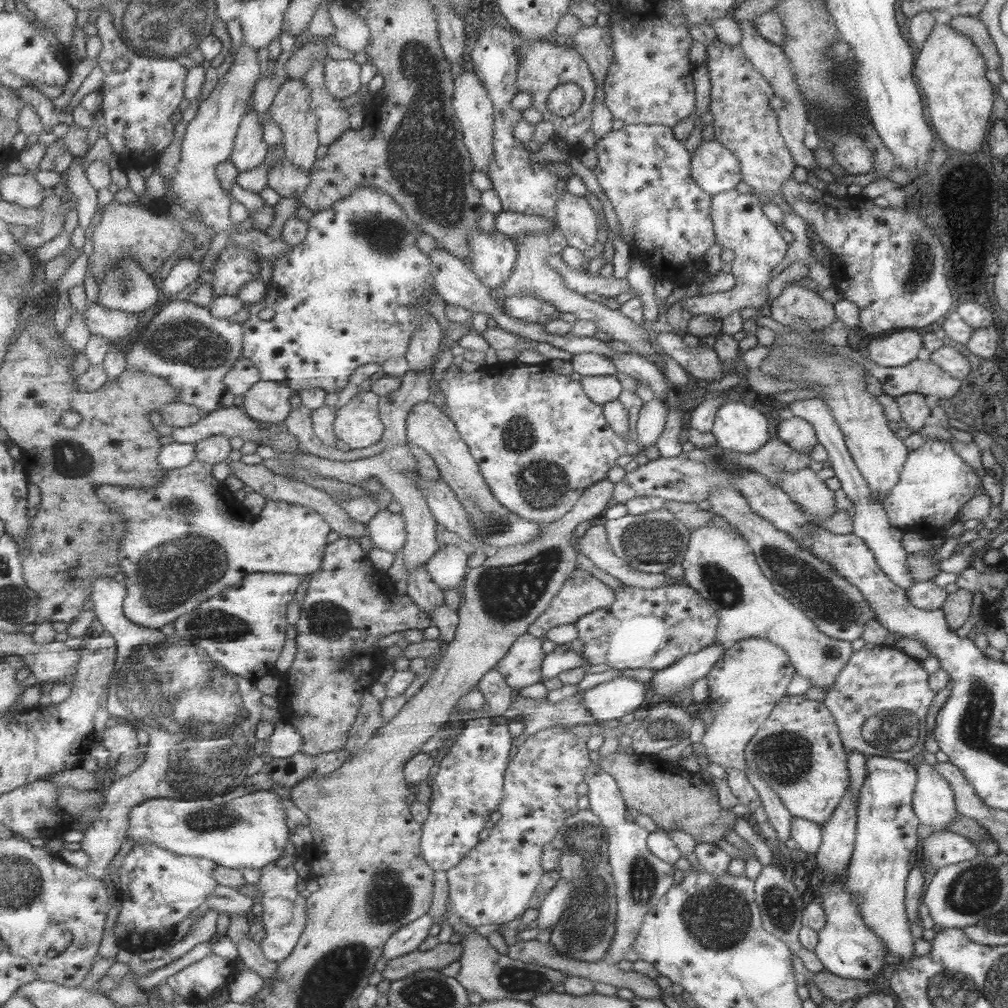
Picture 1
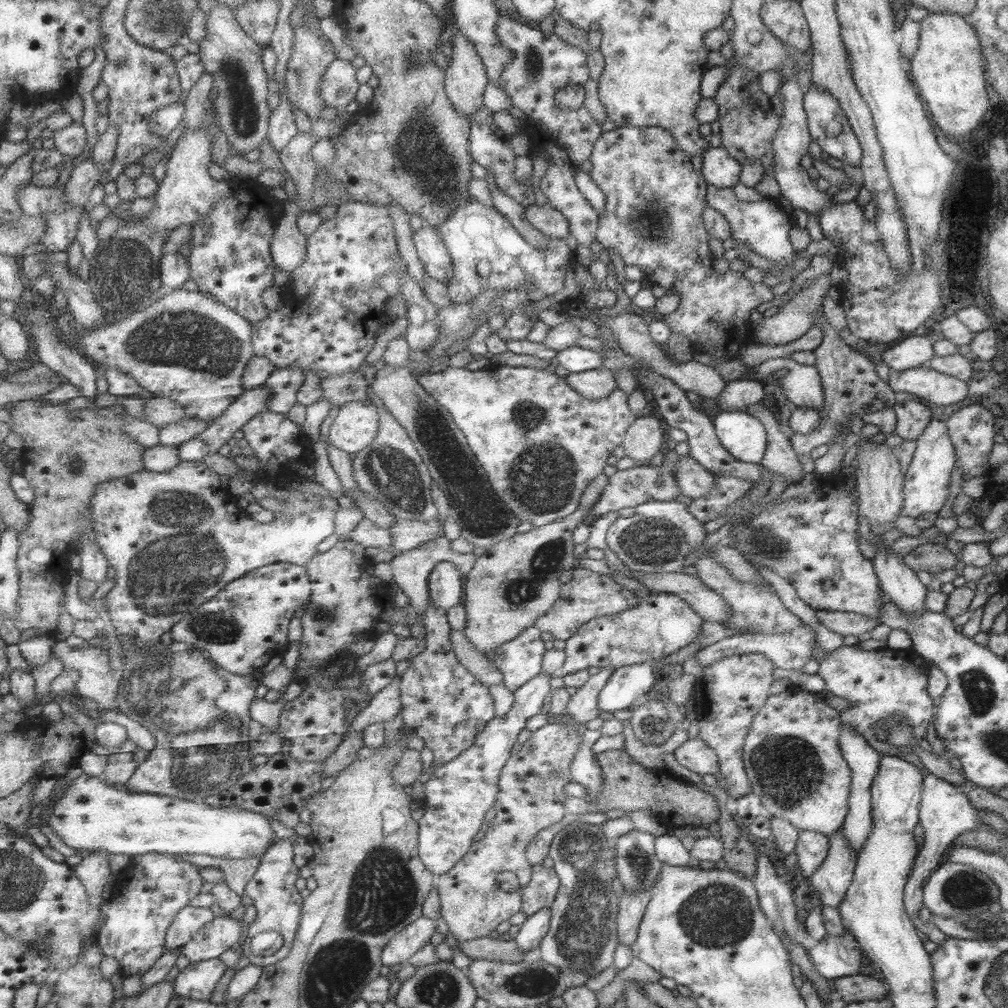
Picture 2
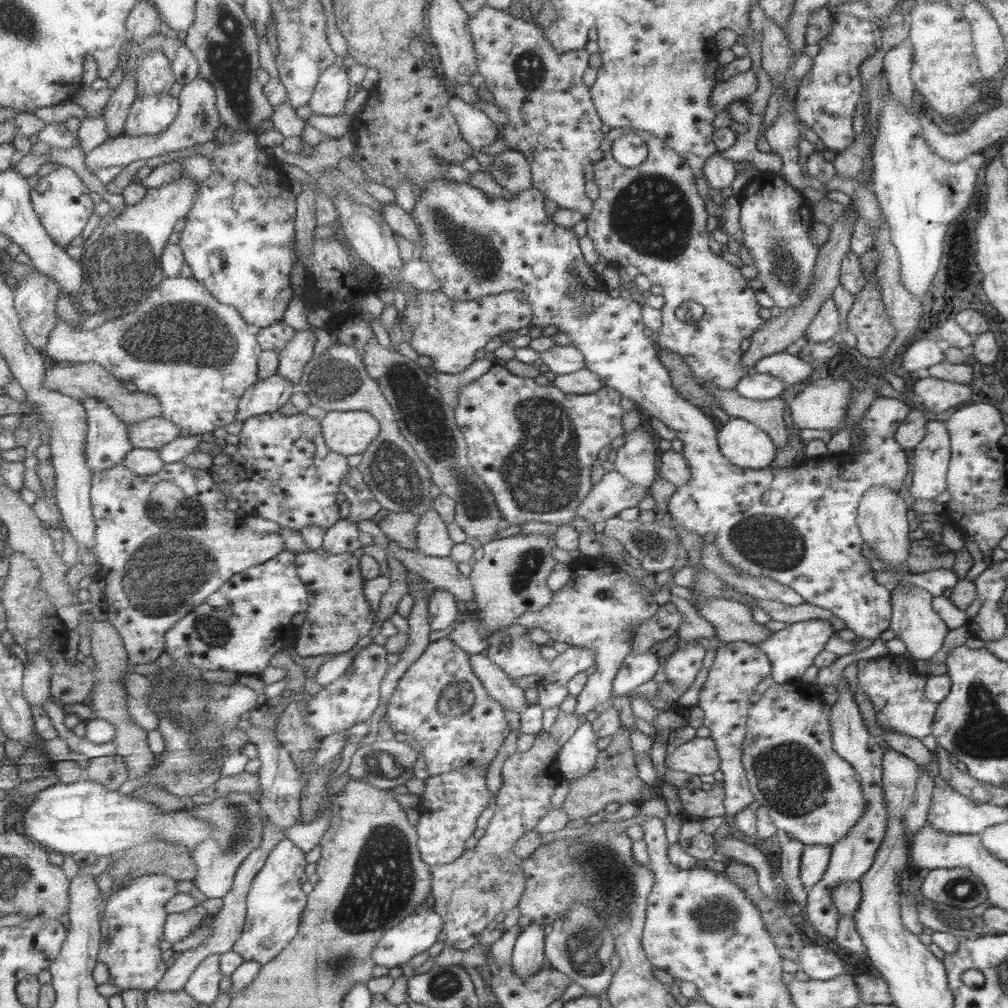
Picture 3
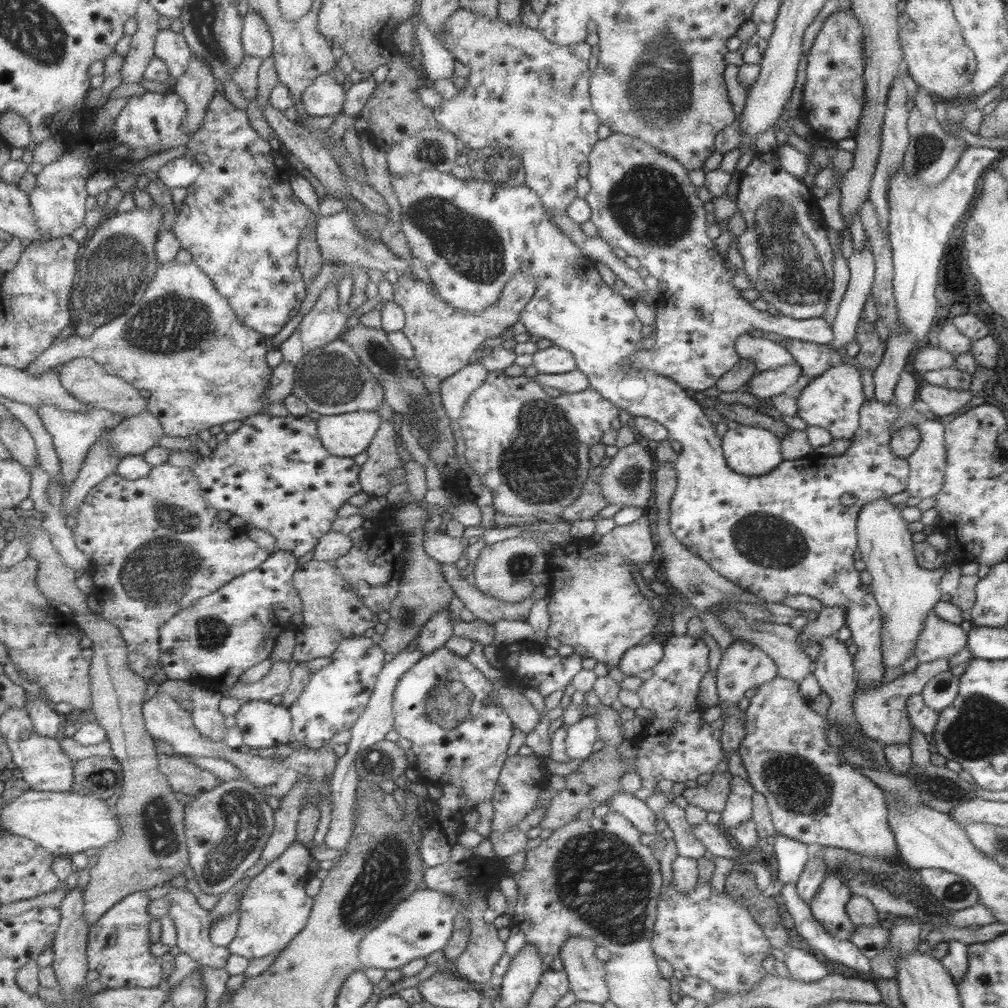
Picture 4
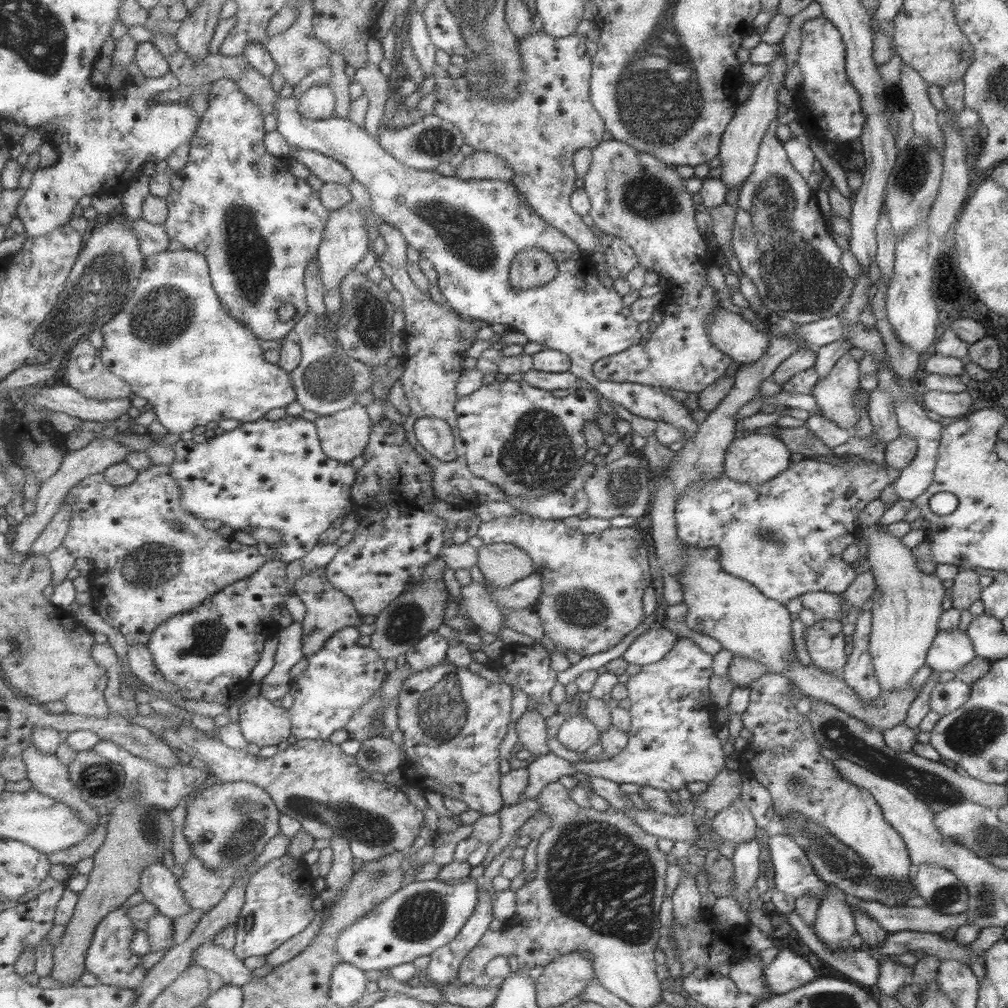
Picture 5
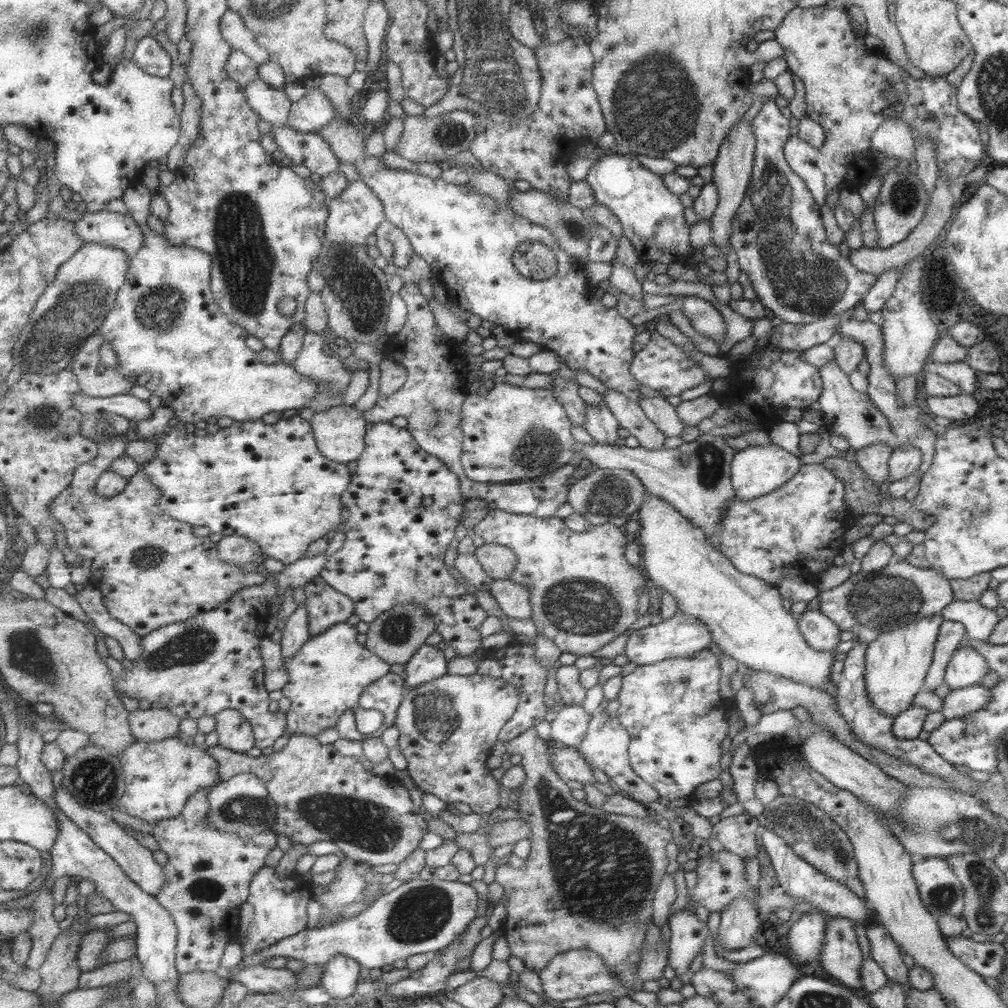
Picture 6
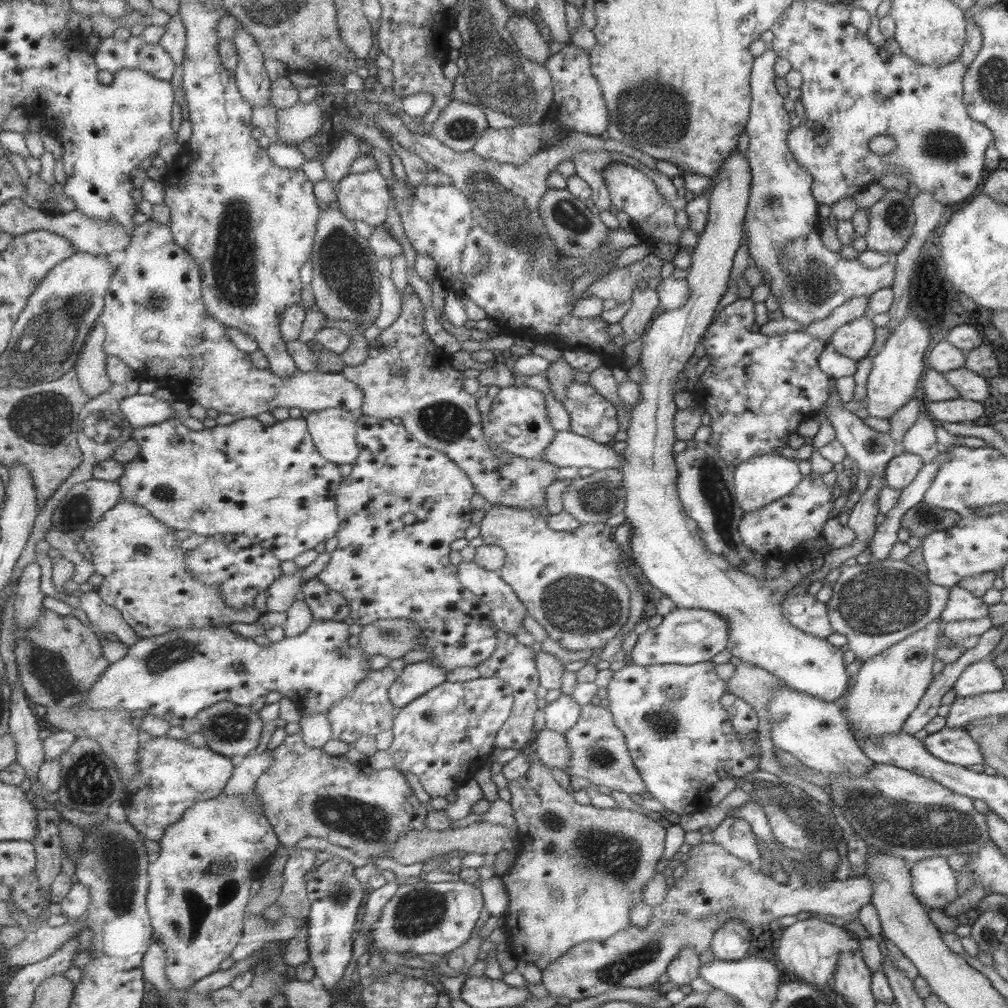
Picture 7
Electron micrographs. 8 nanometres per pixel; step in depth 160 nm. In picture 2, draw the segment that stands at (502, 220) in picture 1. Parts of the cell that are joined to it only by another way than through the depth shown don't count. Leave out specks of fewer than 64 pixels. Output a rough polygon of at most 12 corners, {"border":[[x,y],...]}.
{"border":[[549,204],[526,208],[549,238],[571,233],[567,216]]}

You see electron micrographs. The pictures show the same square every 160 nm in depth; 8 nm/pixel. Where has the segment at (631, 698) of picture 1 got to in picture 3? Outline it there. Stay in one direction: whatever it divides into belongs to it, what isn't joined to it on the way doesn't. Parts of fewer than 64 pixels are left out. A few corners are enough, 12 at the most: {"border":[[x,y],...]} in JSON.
{"border":[[654,649],[629,653],[612,680],[628,697],[661,670]]}

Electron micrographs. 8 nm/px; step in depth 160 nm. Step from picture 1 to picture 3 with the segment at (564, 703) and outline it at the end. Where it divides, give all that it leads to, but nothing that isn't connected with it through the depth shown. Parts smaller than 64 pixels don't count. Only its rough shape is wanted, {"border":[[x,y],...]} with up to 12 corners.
{"border":[[582,558],[541,612],[554,642],[596,657],[572,709],[610,698],[632,630],[659,604],[616,564]]}

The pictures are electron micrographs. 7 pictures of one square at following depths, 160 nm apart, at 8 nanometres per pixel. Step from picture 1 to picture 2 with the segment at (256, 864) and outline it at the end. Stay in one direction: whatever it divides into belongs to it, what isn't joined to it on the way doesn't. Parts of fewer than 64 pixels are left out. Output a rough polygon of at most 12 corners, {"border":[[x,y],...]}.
{"border":[[83,773],[48,826],[75,850],[265,854],[265,814]]}

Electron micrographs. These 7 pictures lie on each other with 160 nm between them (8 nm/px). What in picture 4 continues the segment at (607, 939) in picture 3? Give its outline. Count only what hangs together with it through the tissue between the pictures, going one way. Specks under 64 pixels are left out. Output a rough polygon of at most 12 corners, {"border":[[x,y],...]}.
{"border":[[573,935],[560,958],[577,1000],[608,1000],[592,938]]}

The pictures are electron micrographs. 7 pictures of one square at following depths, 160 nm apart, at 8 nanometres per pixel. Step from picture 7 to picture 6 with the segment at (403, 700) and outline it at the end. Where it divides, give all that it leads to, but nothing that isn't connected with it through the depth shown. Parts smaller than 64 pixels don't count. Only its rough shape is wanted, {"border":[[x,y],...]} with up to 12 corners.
{"border":[[424,644],[405,664],[413,688],[449,673],[442,645]]}

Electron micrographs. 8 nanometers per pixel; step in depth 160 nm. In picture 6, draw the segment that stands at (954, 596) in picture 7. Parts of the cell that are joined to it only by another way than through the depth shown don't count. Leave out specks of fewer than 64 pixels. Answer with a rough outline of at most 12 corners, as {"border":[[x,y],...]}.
{"border":[[955,600],[942,620],[964,626],[972,640],[987,641],[1000,619],[978,601]]}

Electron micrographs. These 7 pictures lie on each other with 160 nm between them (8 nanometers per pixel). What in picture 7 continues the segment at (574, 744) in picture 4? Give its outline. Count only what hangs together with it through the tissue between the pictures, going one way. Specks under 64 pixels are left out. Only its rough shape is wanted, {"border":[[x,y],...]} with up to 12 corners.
{"border":[[561,694],[546,705],[546,728],[567,734],[581,706]]}

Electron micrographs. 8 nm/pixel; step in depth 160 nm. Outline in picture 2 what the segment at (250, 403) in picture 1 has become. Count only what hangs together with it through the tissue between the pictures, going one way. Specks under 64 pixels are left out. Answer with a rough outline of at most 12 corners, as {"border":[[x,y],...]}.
{"border":[[300,366],[274,370],[264,384],[269,411],[288,415],[306,381]]}

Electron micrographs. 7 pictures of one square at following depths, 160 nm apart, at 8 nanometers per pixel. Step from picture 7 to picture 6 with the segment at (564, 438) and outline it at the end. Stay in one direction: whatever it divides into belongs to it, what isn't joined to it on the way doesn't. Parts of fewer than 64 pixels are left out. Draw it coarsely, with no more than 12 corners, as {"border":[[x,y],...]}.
{"border":[[697,433],[671,449],[574,444],[631,471],[707,535],[728,500],[734,451]]}

